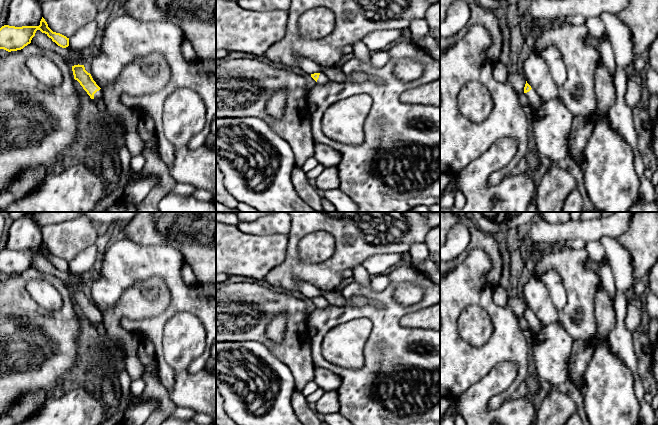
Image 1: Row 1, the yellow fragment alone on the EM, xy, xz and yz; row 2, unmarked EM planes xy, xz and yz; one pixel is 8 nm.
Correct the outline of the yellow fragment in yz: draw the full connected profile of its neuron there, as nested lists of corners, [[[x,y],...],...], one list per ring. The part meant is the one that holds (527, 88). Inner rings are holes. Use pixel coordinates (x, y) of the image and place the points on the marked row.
[[[527,81],[524,87],[524,93],[535,110],[541,107],[543,100],[536,94],[536,92],[531,88]]]

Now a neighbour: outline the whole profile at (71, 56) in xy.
[[[40,30],[36,31],[31,43],[38,45],[45,50],[52,50],[58,53],[70,66],[78,65],[79,53],[81,51],[73,50],[70,48],[70,46],[66,48],[58,46],[52,41],[51,38],[47,36],[47,34],[42,33]]]

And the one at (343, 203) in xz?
[[[339,188],[327,190],[322,196],[335,206],[336,212],[357,212],[356,203]]]

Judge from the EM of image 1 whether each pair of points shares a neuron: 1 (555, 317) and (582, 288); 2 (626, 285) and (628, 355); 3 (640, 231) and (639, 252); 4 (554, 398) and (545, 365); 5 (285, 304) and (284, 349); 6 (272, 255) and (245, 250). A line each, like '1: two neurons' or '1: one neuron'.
1: one neuron
2: one neuron
3: one neuron
4: two neurons
5: one neuron
6: one neuron

